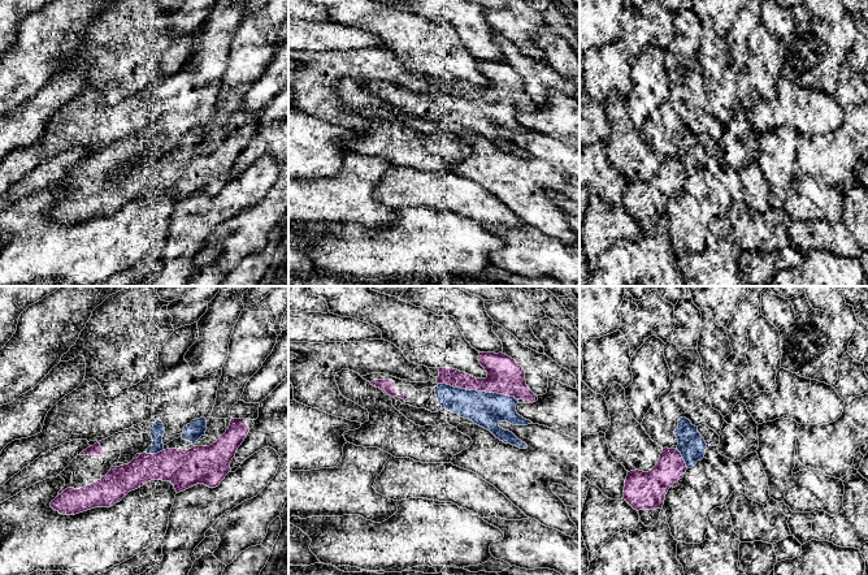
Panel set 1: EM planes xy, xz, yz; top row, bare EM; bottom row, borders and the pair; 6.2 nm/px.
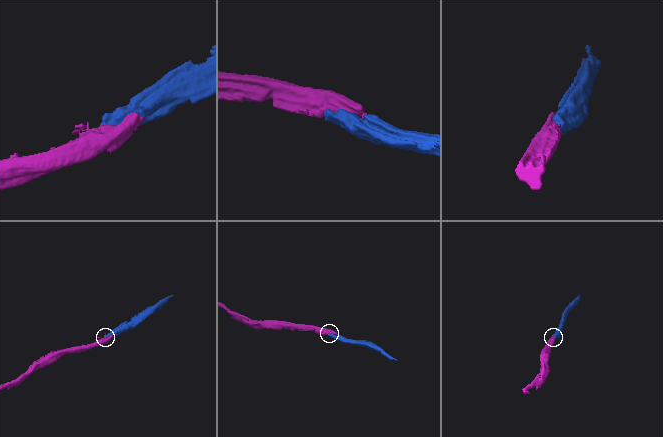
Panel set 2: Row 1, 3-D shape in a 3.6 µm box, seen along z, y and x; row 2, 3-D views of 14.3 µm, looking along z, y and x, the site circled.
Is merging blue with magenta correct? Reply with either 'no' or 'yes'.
yes

